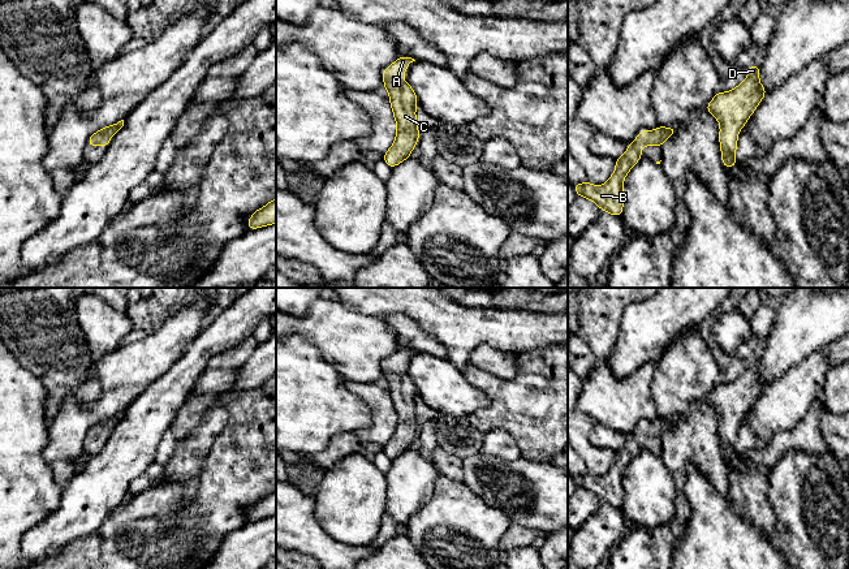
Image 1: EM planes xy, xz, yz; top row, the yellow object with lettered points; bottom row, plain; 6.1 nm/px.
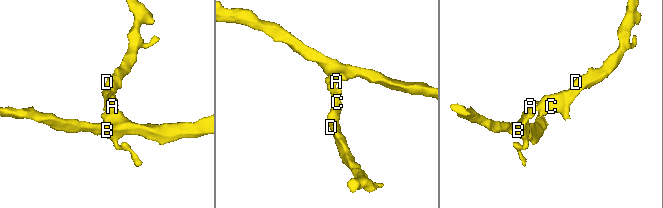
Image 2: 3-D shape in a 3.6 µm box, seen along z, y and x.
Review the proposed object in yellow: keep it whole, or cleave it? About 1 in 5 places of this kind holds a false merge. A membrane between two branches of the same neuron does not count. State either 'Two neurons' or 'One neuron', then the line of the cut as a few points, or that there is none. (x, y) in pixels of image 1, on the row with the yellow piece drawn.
One neuron. No split

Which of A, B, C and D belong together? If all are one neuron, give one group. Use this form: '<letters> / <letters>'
A B C D

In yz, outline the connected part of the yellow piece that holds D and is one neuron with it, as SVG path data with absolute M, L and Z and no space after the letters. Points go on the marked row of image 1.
M758 64L749 68L747 78L728 92L717 92L706 109L720 124L721 159L725 168L736 167L734 152L738 132L755 111L766 95L766 89L759 83Z

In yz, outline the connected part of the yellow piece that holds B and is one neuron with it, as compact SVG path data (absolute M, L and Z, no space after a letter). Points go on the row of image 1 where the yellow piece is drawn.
M658 126L652 132L642 130L637 134L635 141L632 145L628 145L626 152L616 159L616 169L609 180L602 186L595 186L589 181L577 184L574 185L577 195L582 195L595 202L600 210L620 217L624 206L624 178L642 156L643 152L639 147L663 146L664 141L673 134L676 134L676 129L673 128Z

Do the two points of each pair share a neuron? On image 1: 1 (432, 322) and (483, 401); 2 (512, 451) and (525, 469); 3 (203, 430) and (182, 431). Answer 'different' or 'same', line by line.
1: different
2: different
3: different

